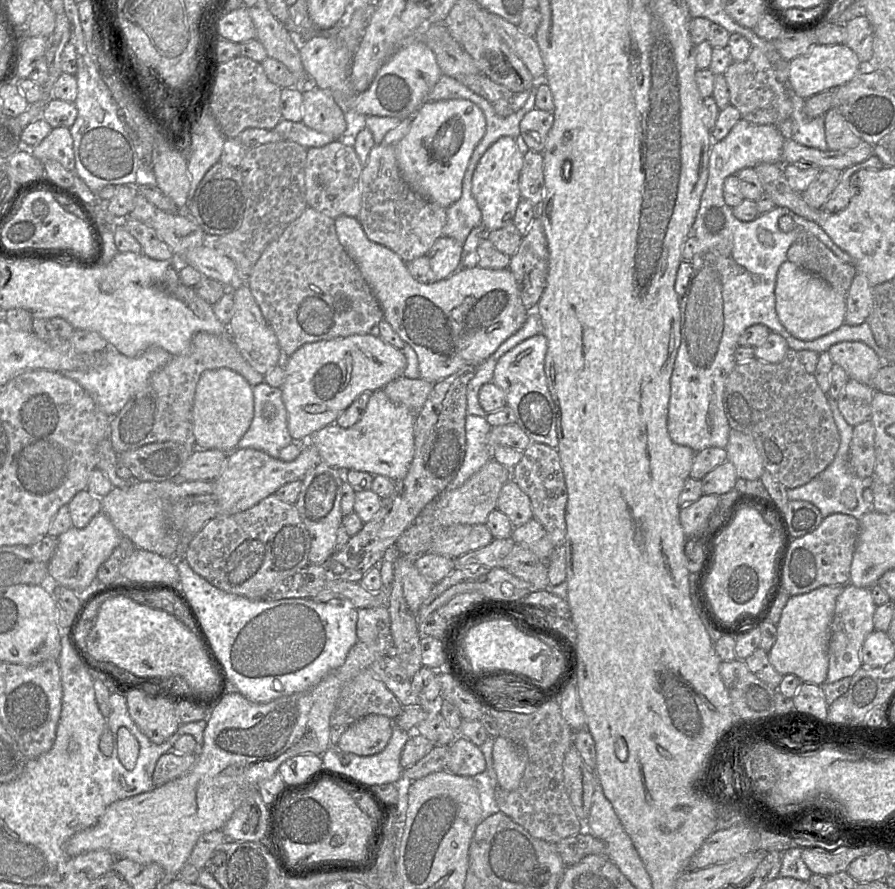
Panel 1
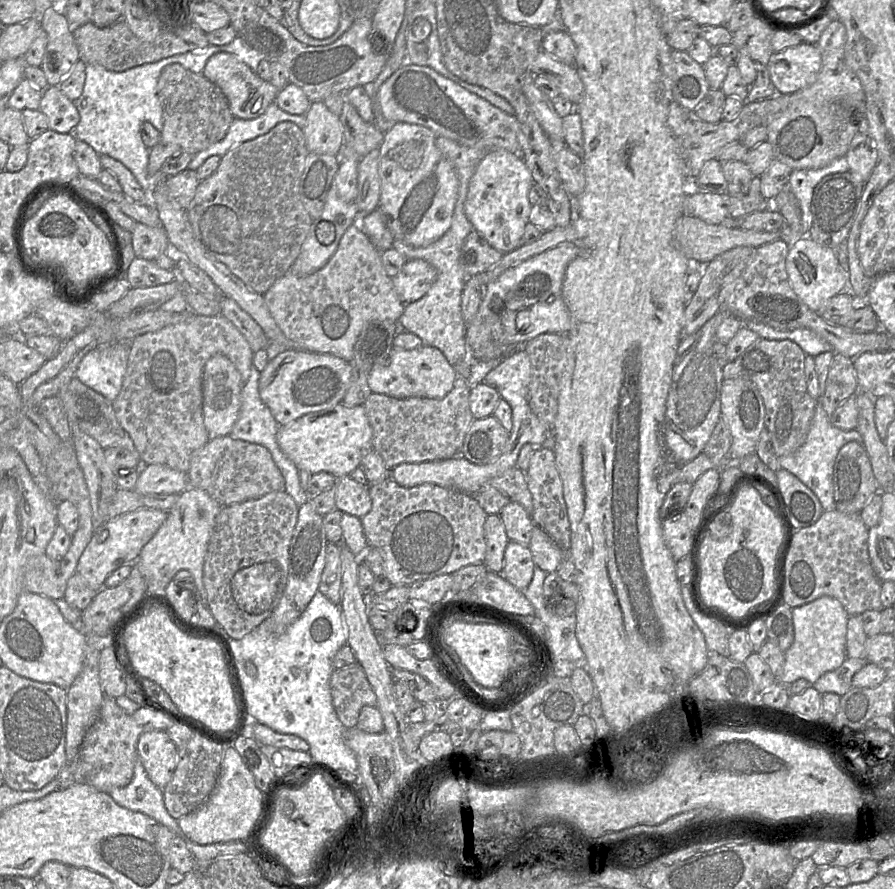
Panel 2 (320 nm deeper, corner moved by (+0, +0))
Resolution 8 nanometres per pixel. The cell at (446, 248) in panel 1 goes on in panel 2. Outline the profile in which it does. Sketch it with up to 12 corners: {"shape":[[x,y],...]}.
{"shape":[[409,259],[392,277],[403,304],[422,298],[437,278],[434,266]]}

